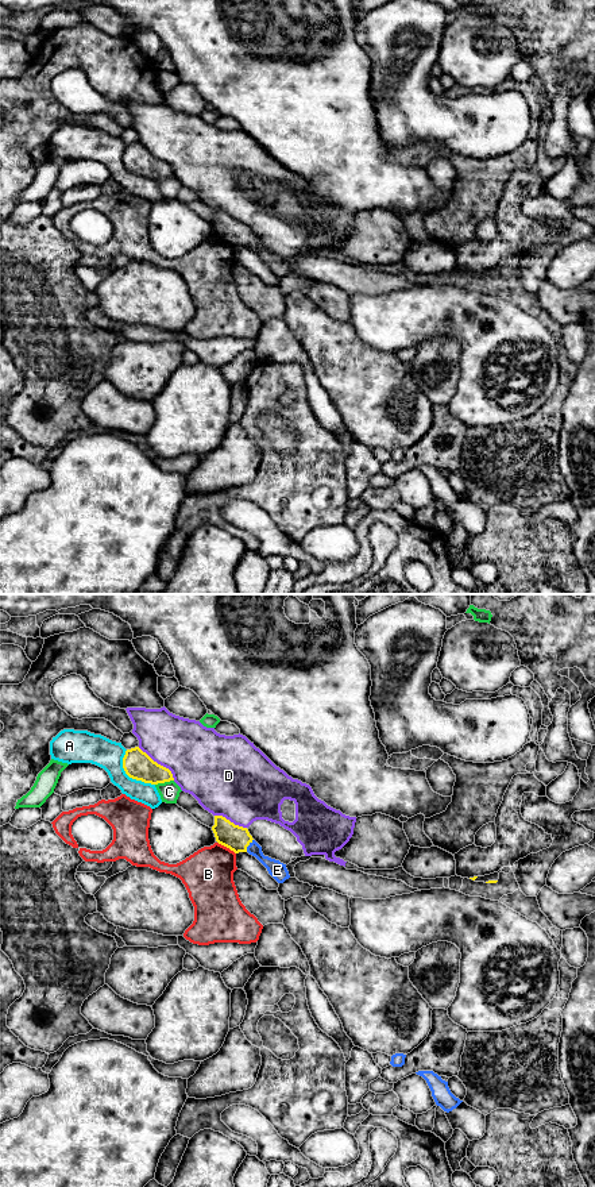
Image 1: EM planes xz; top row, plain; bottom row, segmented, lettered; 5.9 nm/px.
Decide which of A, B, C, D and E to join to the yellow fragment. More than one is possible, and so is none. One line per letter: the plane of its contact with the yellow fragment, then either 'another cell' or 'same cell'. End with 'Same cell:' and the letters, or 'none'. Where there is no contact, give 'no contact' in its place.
A: xz | another cell
B: xz | another cell
C: xz | another cell
D: xz | another cell
E: xz | same cell
Same cell: E

